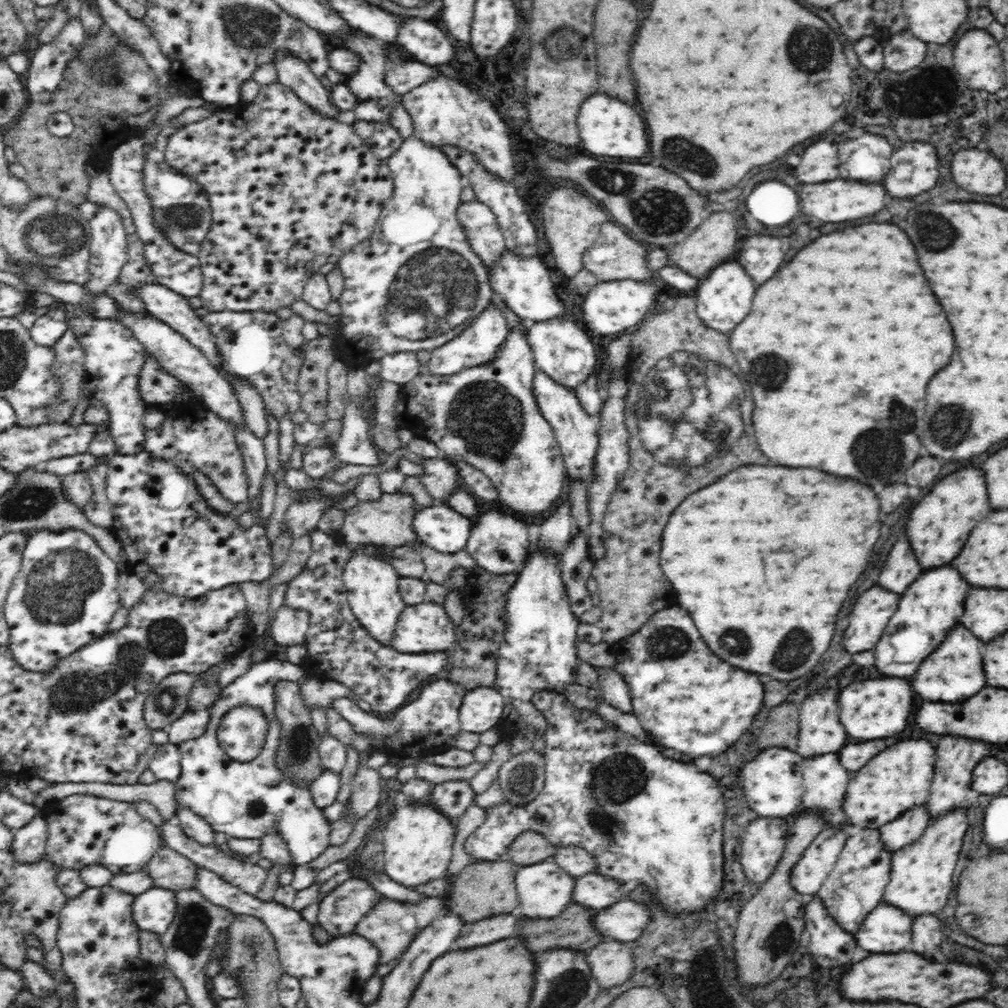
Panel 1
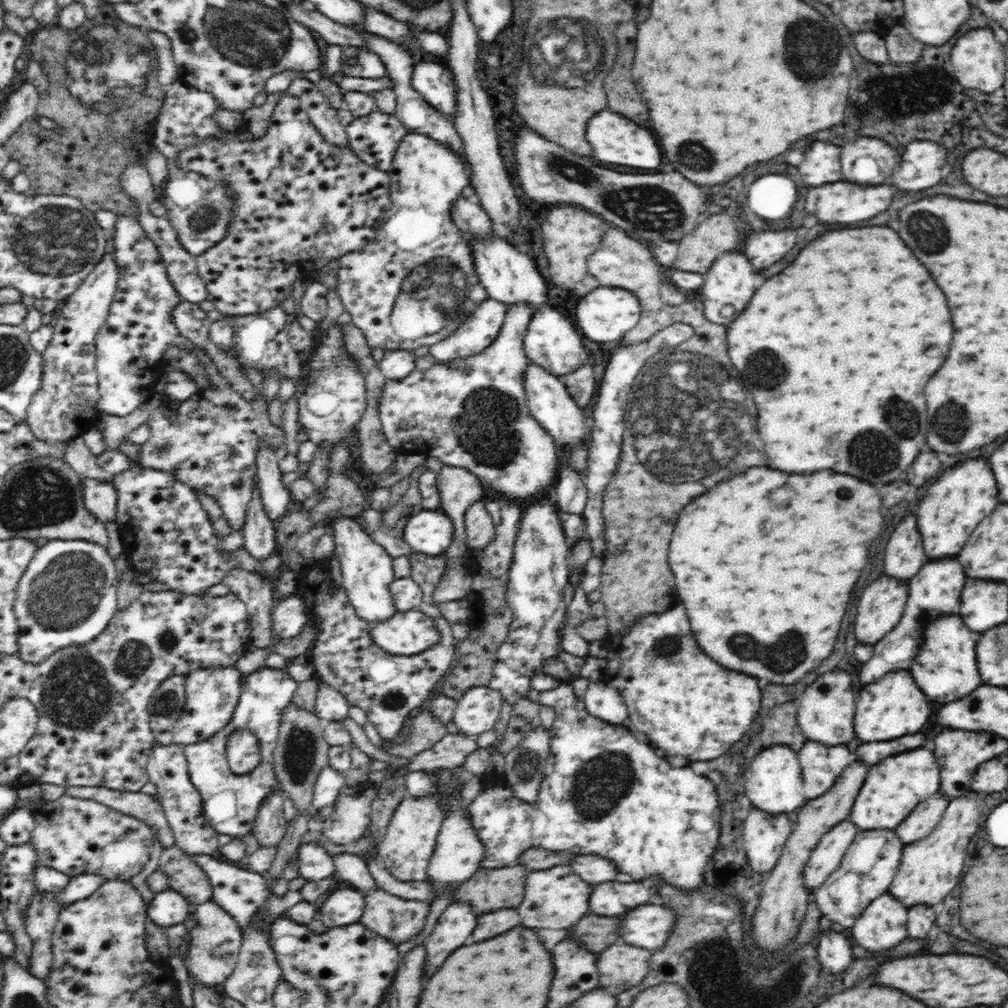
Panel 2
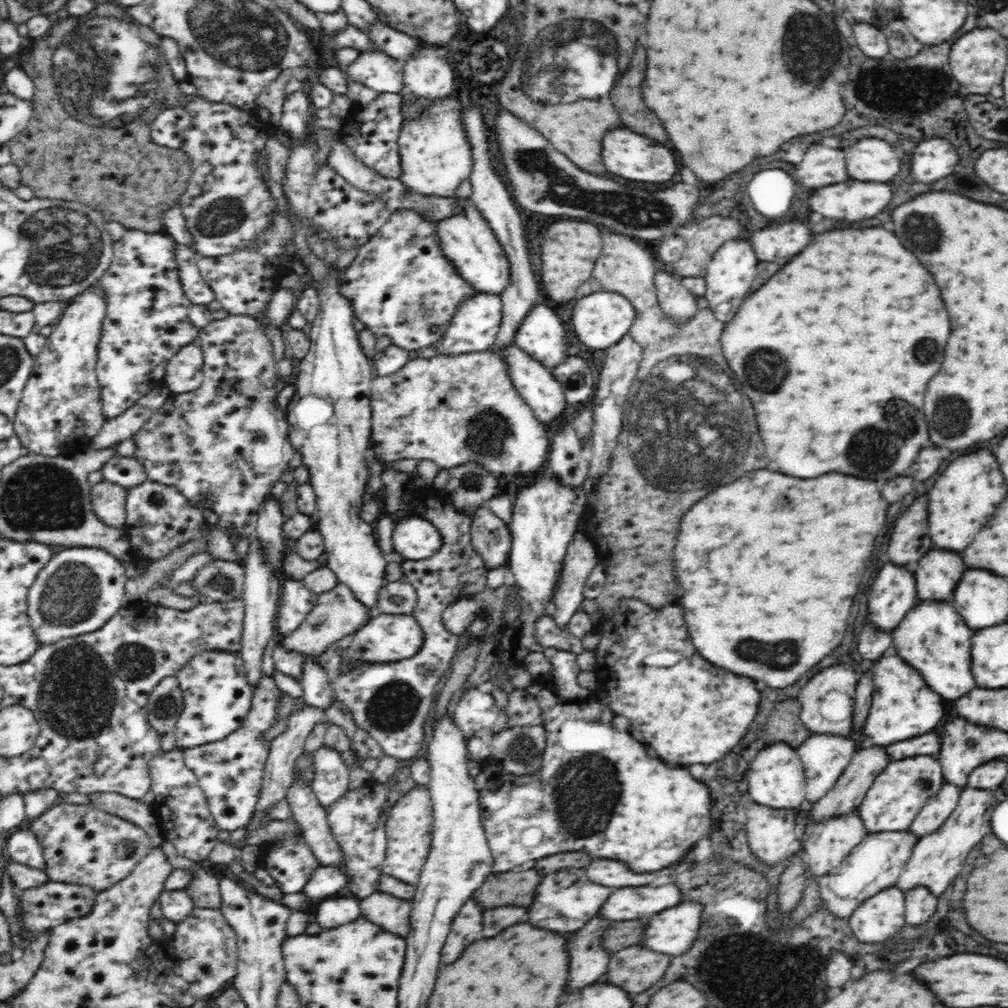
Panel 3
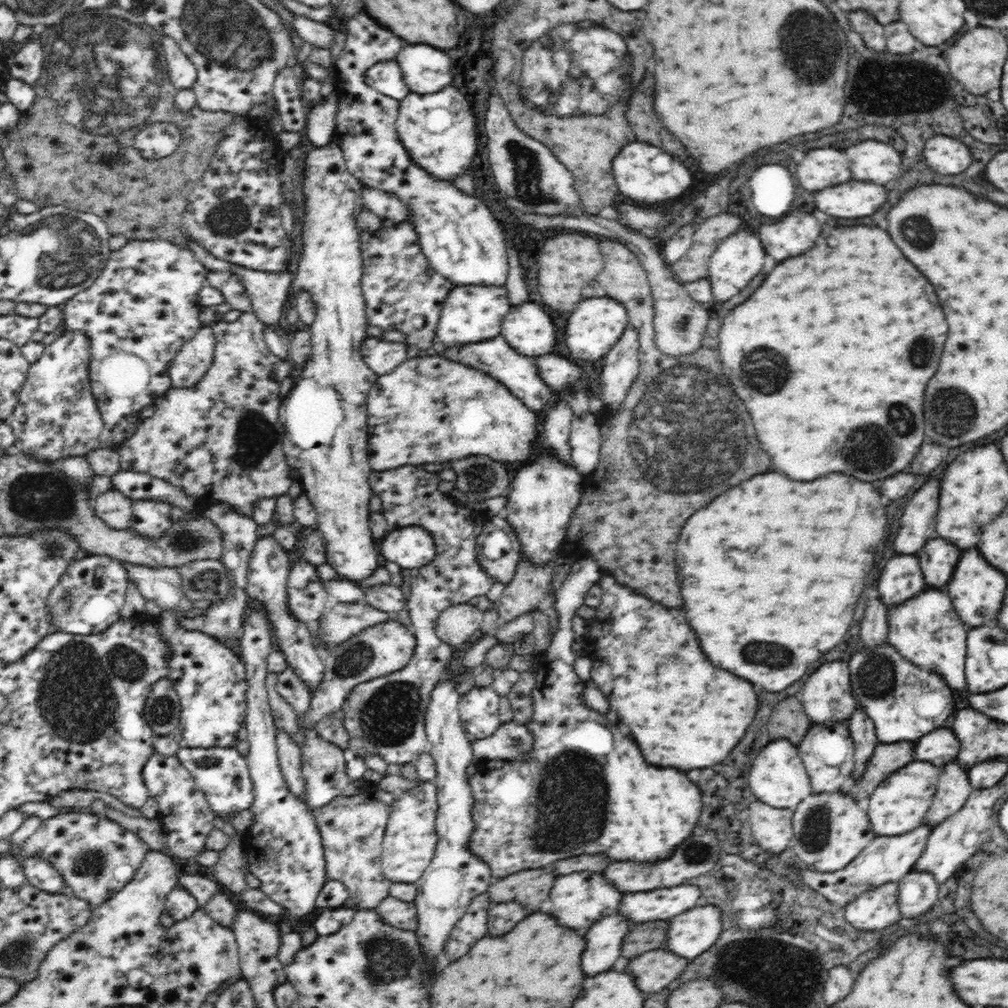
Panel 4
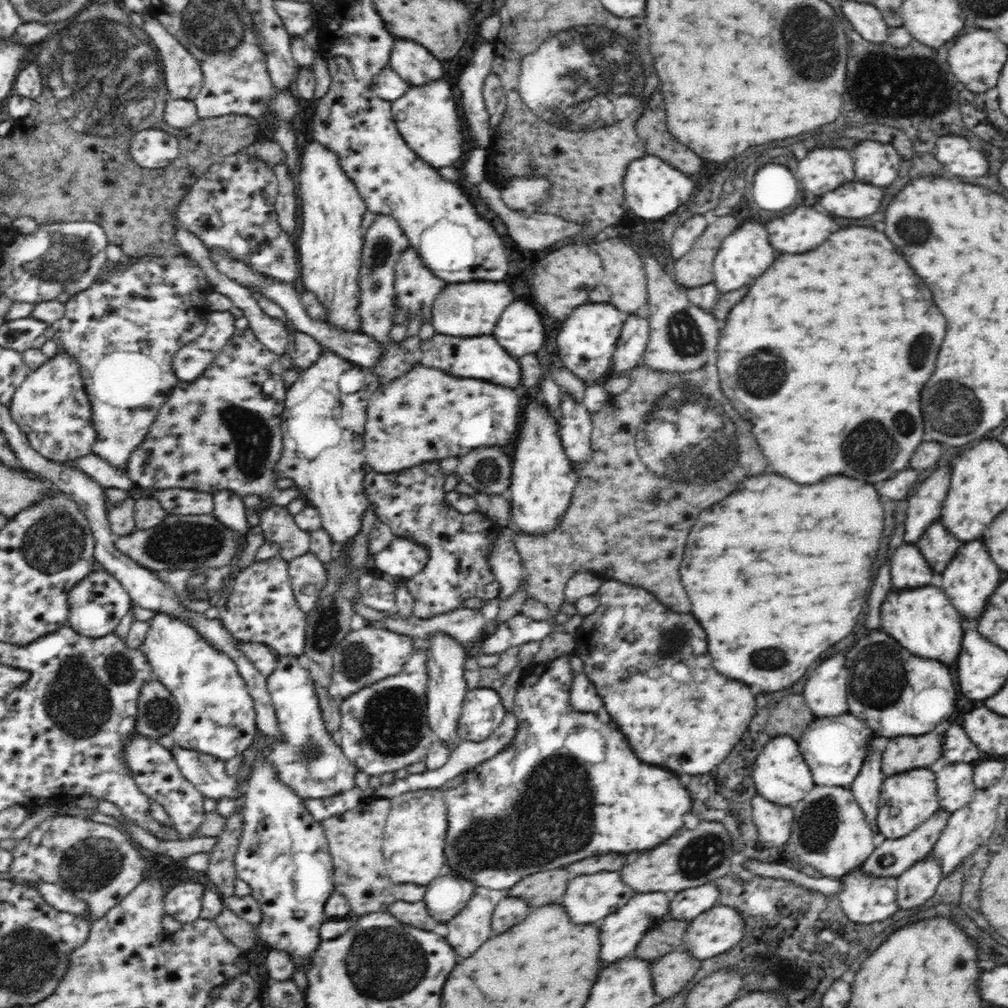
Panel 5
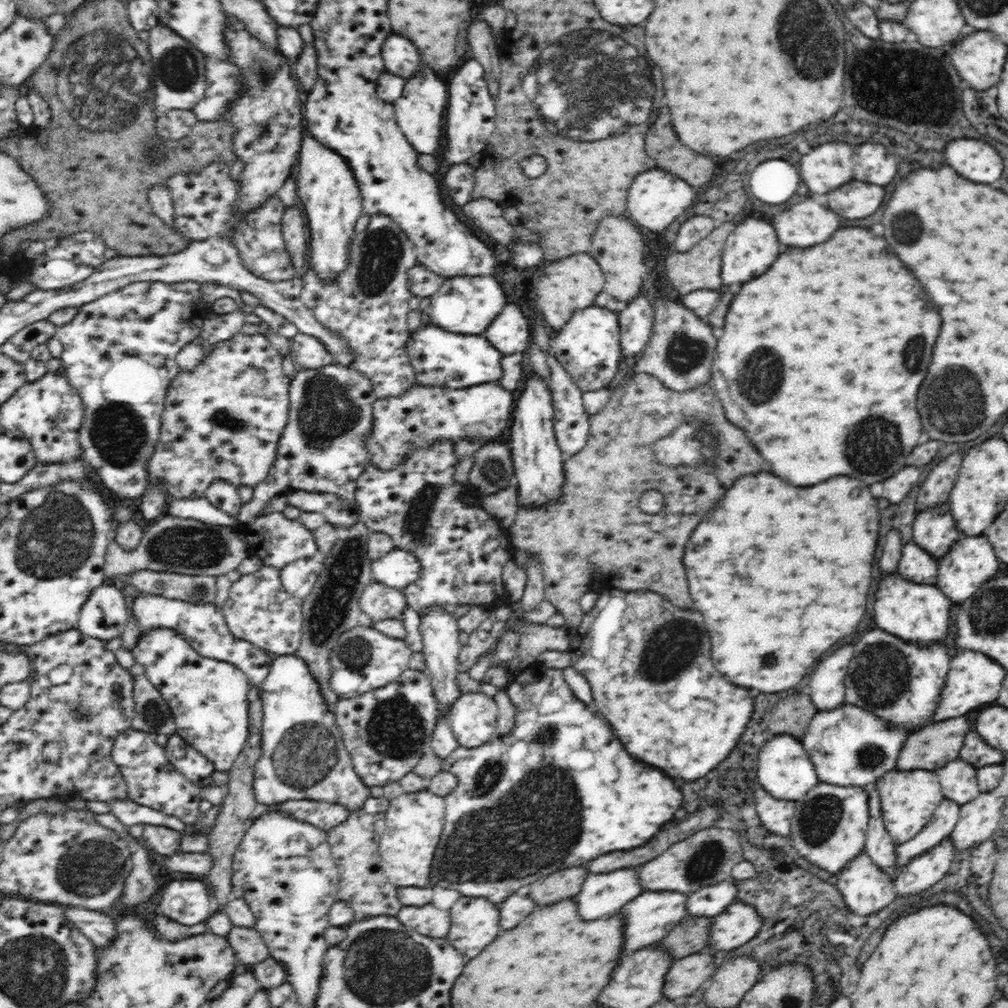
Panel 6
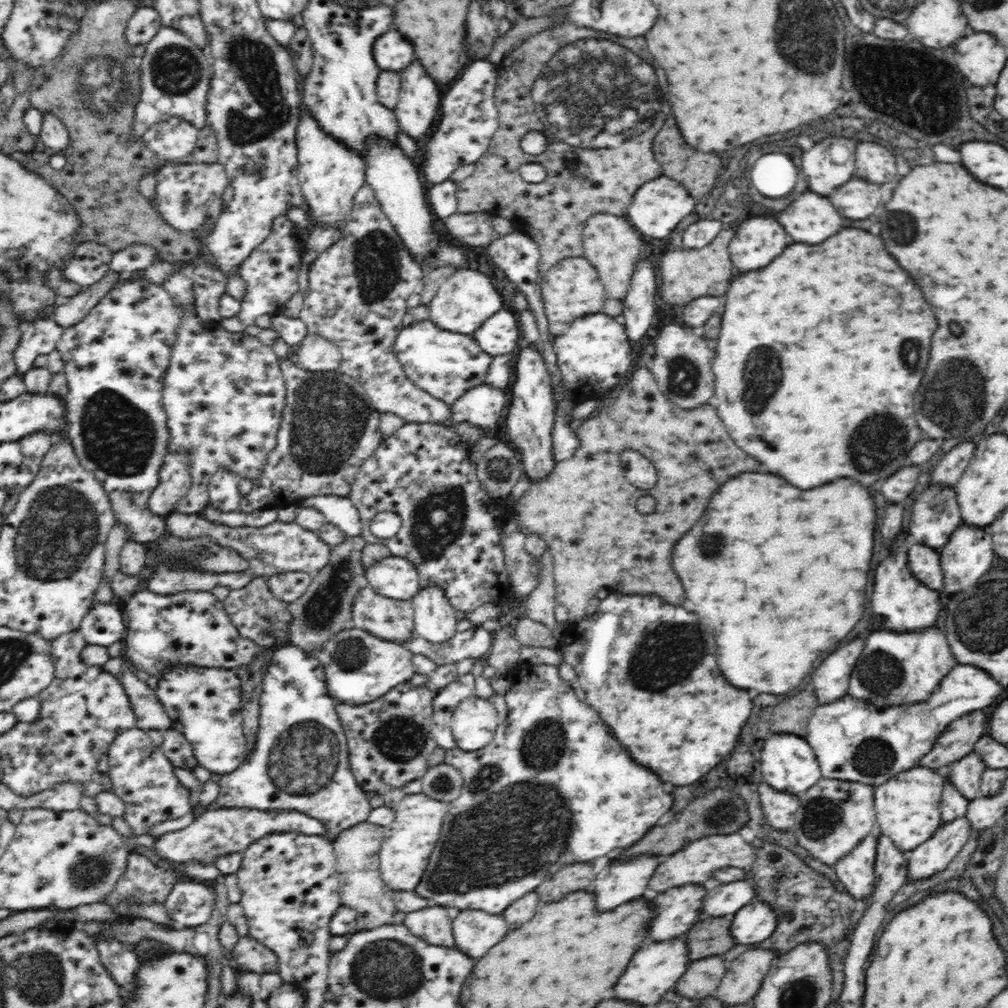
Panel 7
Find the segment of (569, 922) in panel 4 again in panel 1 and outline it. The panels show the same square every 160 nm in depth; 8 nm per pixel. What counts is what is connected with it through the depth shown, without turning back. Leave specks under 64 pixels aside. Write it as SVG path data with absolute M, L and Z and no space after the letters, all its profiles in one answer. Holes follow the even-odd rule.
M552 859L530 864L530 866L519 866L514 882L520 902L516 910L512 912L514 916L520 914L528 918L555 918L568 904L574 902L572 890L574 890L576 878L562 870L562 867Z

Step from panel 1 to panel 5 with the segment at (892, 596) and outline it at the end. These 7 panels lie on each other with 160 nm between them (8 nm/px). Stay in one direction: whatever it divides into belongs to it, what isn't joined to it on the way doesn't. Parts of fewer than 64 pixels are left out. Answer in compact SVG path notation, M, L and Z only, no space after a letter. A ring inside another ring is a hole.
M912 544L900 546L892 556L892 586L894 588L918 588L932 584L932 568L928 566L926 558L920 554L920 550Z

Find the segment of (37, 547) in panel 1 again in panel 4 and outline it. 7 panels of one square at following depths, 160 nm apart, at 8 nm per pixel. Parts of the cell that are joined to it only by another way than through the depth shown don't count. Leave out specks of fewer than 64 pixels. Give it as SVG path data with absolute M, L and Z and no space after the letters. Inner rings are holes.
M83 553L74 562L70 562L60 582L46 598L52 625L60 631L75 635L104 632L108 626L120 619L128 581L122 561L106 555Z

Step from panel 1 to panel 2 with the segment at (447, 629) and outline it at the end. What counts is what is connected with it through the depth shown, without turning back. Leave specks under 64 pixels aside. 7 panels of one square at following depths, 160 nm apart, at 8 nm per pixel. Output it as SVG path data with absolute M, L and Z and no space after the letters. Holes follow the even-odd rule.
M417 609L397 612L389 619L371 624L370 634L376 646L396 656L412 656L424 652L427 648L438 644L439 641L439 631L435 627L433 618Z

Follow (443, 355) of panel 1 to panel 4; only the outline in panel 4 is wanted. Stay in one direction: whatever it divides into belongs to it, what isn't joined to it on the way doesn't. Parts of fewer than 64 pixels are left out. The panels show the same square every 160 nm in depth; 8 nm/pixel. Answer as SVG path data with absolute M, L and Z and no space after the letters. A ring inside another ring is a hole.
M455 285L449 295L437 324L436 340L446 347L458 347L458 344L482 342L501 334L503 320L511 306L505 286Z

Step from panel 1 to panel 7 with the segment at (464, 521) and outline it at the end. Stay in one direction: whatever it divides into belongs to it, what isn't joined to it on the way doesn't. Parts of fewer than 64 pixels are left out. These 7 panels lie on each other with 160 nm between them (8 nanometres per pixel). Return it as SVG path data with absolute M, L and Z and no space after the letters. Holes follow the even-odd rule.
M388 556L366 569L372 590L394 600L411 600L420 586L417 568L405 558Z

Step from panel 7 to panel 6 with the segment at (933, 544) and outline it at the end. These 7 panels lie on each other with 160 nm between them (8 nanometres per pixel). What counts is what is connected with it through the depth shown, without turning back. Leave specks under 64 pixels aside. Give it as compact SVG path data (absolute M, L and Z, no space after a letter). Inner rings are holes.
M948 504L920 512L914 522L914 542L926 548L926 552L930 552L936 558L944 556L950 550L950 546L960 538Z

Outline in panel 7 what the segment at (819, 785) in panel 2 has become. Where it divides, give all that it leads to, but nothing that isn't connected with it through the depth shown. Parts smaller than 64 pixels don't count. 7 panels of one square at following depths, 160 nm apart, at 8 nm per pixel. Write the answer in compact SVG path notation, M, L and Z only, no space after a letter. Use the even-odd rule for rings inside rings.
M958 664L950 670L950 674L942 680L942 684L932 692L932 696L926 702L876 708L874 704L855 699L846 693L834 702L822 704L814 709L814 714L810 716L810 728L808 728L806 740L814 749L823 778L838 778L838 780L880 786L888 782L892 776L916 767L916 762L932 750L932 746L936 744L936 740L940 738L950 722L954 722L964 714L990 706L1000 694L1002 694L1002 686L994 682L986 672L974 666Z

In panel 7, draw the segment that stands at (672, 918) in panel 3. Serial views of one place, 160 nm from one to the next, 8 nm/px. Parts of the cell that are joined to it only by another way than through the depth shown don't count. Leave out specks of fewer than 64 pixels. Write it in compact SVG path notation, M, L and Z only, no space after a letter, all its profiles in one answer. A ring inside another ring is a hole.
M758 901L746 904L732 916L730 935L736 944L760 945L769 939L778 926L776 911L770 905Z

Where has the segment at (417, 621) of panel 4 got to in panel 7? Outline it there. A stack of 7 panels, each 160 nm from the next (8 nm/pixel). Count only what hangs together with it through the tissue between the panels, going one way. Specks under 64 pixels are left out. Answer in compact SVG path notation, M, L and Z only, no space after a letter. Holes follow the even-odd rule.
M406 422L404 425L400 426L396 432L394 432L394 436L383 439L378 445L378 448L374 451L374 454L369 456L368 460L365 460L362 463L356 478L353 480L348 496L354 503L354 506L358 509L363 525L361 535L367 540L367 542L372 544L382 543L384 546L388 547L392 556L399 556L400 558L409 560L417 568L420 577L420 586L418 591L426 588L428 585L436 584L440 586L440 588L444 589L444 593L446 593L446 597L448 597L450 604L456 610L462 610L462 612L465 613L472 612L479 606L489 602L500 604L500 600L506 600L506 596L508 596L508 594L512 594L510 579L508 578L508 571L506 568L505 554L503 547L501 546L503 527L507 524L508 519L510 518L509 509L507 508L506 502L503 498L490 496L488 492L482 489L480 481L478 481L478 477L476 477L477 463L472 462L469 457L470 447L470 444L462 440L462 437L460 437L453 428L446 425ZM384 511L395 512L400 516L402 521L402 527L400 530L395 534L395 536L389 539L381 539L379 537L372 536L369 532L372 518L374 518L378 512ZM410 680L398 684L382 698L366 704L352 705L337 702L337 716L345 732L349 750L349 763L355 780L370 796L373 794L386 794L392 788L403 788L404 784L419 779L416 774L418 766L414 766L416 758L437 748L437 743L431 734L431 725L434 718L434 694L424 685L415 687Z

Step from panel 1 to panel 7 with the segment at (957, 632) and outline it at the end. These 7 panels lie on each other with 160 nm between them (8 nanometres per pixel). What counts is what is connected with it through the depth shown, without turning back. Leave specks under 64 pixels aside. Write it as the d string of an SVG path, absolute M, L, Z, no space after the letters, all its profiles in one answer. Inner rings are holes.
M906 530L900 531L896 538L896 546L892 548L892 556L896 558L884 558L876 572L874 572L874 590L872 590L872 612L874 616L880 620L882 628L888 630L922 630L922 628L930 628L940 620L940 596L938 592L922 586L910 572L908 568L908 548L906 548Z

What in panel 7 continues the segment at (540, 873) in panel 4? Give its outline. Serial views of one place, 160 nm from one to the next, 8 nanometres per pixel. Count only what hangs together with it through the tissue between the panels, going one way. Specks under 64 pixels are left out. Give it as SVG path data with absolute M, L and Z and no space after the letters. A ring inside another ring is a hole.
M592 864L564 866L564 868L558 870L552 878L544 880L544 882L536 888L536 892L538 892L540 896L560 900L560 898L564 898L564 896L570 894L570 892L588 888L594 878L596 878L596 872L594 872Z

